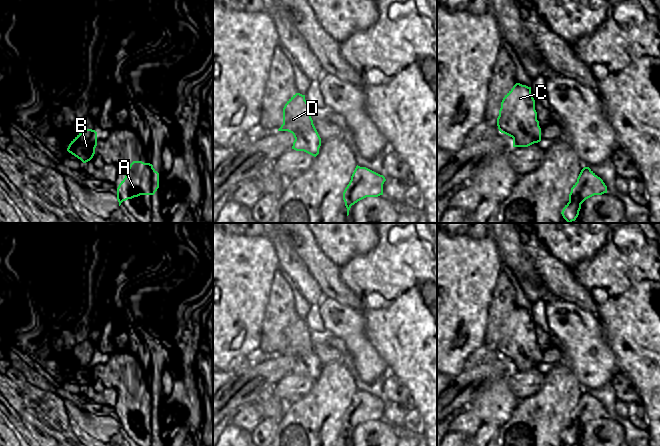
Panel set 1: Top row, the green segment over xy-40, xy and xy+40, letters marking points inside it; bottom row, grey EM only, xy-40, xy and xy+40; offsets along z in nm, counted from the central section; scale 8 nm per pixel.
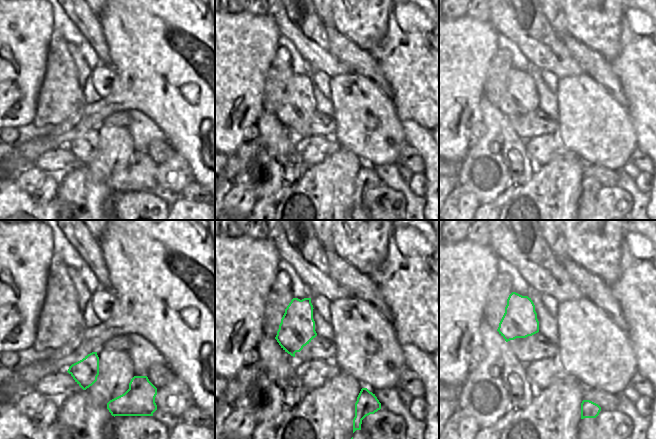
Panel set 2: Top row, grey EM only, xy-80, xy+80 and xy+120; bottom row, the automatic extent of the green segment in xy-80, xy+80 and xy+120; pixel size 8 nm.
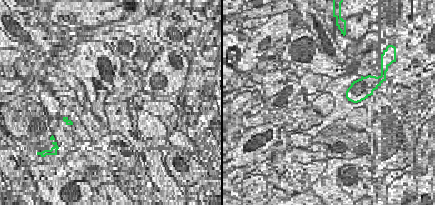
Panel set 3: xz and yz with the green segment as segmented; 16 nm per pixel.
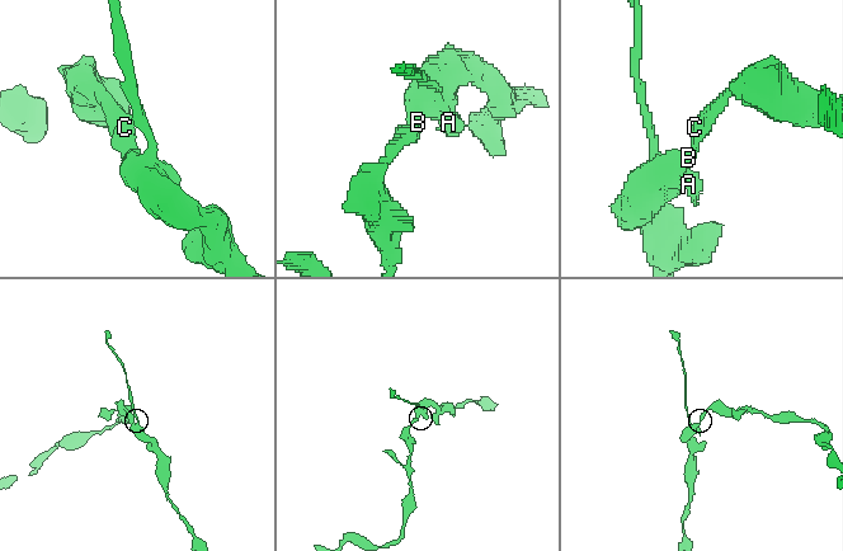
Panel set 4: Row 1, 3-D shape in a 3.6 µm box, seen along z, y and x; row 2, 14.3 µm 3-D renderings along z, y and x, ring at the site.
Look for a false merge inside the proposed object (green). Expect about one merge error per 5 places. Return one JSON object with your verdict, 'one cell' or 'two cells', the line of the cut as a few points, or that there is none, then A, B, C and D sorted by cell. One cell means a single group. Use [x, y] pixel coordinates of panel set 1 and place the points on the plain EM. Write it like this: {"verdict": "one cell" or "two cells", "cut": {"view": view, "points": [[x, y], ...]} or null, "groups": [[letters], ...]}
{"verdict": "one cell", "cut": null, "groups": [["A", "B", "C", "D"]]}

